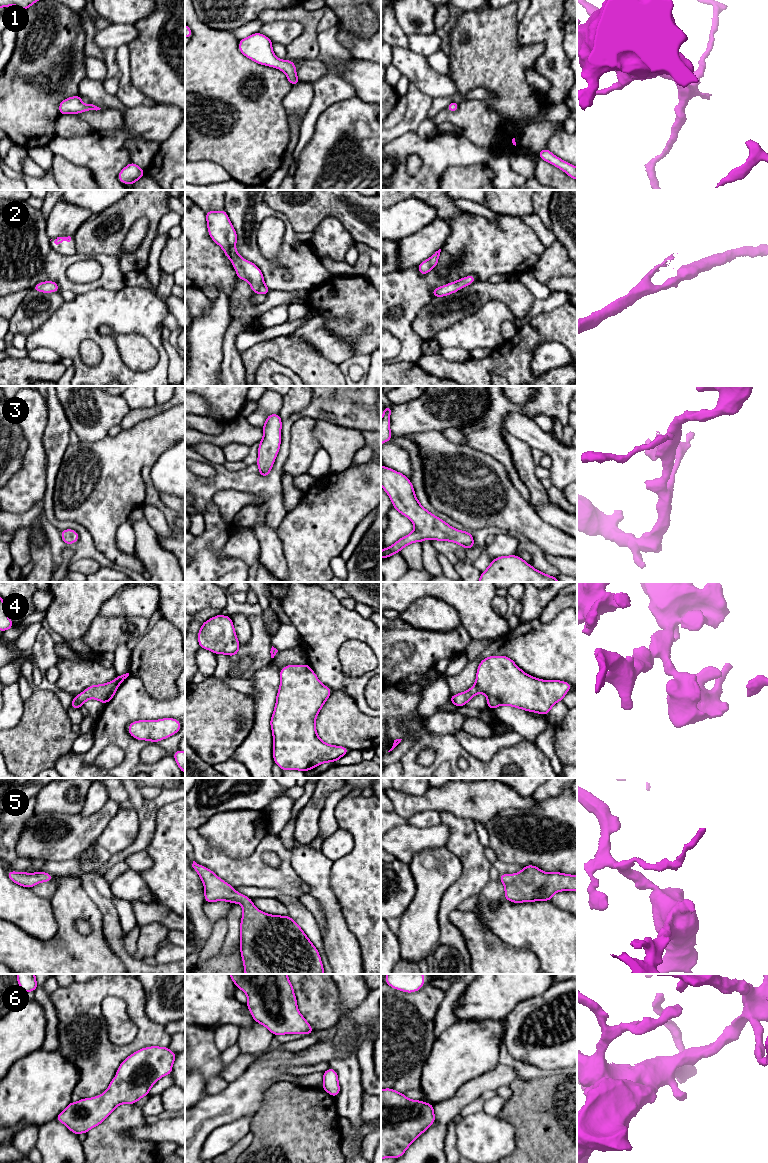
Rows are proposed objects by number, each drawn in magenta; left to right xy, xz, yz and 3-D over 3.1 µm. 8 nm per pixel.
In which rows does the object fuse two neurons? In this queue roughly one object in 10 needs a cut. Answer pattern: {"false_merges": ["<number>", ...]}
{"false_merges": []}

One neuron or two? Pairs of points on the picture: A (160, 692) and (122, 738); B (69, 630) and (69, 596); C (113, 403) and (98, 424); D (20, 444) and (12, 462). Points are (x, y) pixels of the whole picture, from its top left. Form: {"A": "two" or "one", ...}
{"A": "two", "B": "one", "C": "one", "D": "one"}

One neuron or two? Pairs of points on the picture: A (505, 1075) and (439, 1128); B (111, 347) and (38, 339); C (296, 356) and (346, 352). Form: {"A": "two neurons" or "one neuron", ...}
{"A": "one neuron", "B": "one neuron", "C": "two neurons"}

